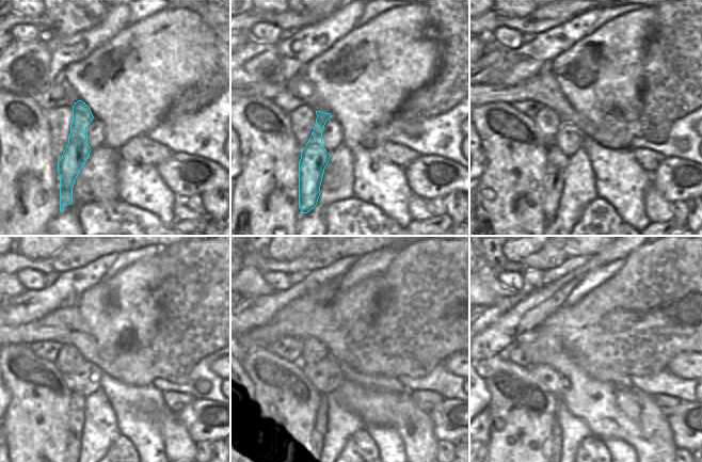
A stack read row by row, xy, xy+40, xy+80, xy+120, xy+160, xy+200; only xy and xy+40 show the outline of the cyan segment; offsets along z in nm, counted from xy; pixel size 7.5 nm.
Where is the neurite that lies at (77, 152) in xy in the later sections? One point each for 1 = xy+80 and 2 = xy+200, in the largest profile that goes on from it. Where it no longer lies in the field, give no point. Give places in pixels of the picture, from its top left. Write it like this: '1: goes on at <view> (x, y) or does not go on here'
1: goes on at xy+80 (556, 161)
2: goes on at xy+200 (557, 434)

